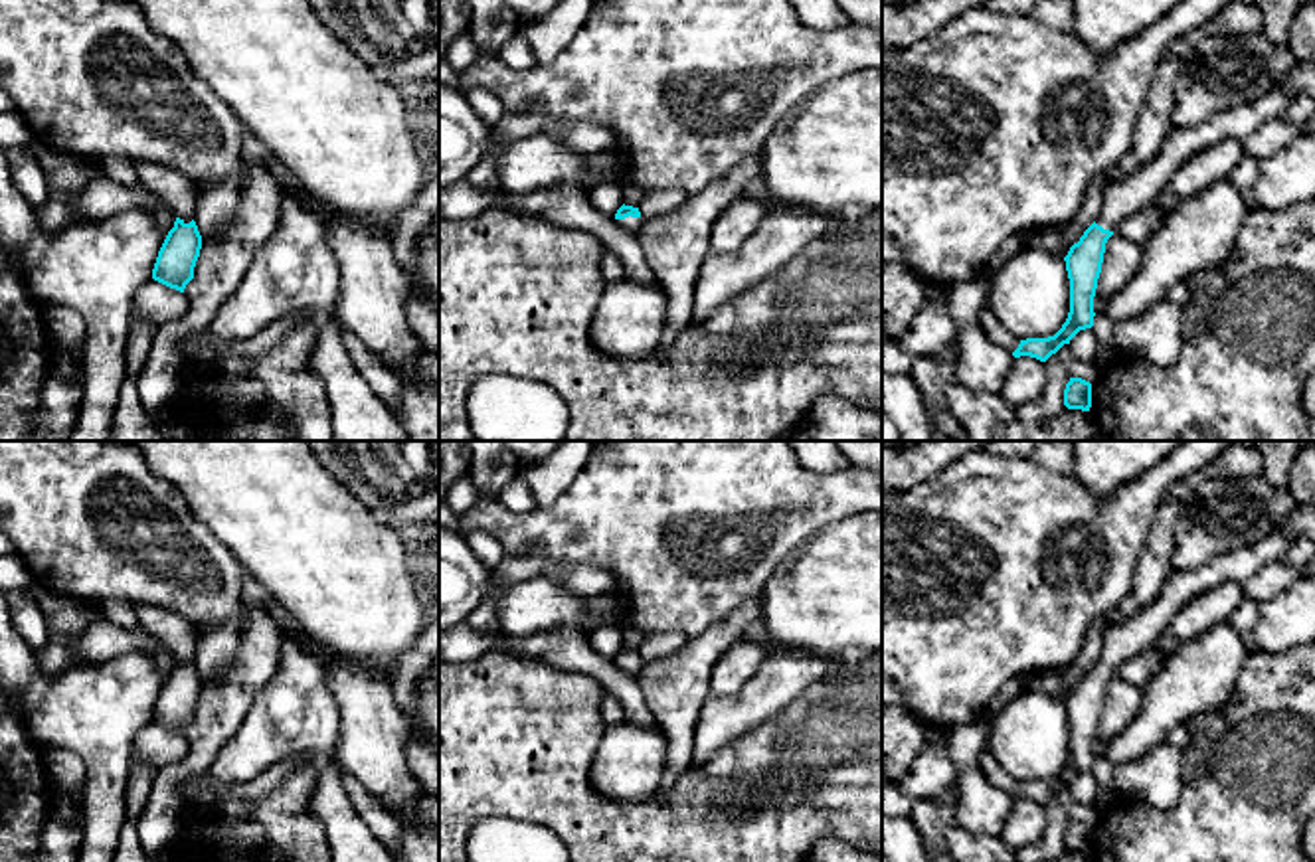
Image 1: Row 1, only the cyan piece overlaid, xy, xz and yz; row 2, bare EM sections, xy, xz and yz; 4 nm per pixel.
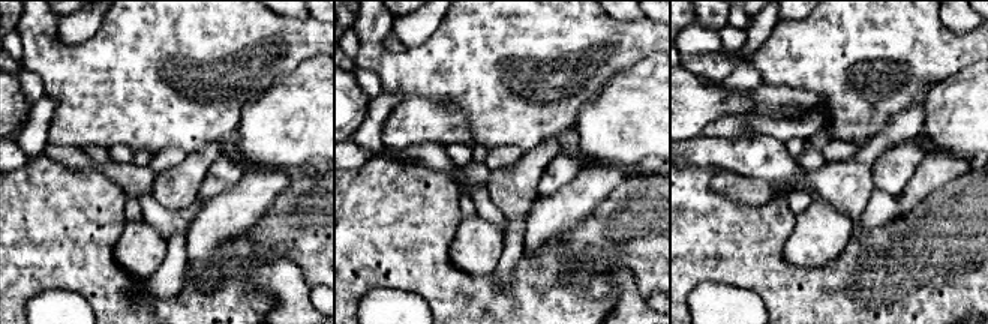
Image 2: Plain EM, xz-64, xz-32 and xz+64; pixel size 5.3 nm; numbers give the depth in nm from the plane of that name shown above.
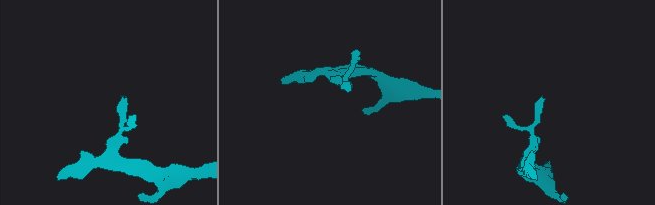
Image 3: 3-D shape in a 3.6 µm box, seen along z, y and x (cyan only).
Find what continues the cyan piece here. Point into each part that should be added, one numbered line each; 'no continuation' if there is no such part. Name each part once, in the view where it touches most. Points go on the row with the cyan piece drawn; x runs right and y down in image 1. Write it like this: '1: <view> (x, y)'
1: xz (629, 224)

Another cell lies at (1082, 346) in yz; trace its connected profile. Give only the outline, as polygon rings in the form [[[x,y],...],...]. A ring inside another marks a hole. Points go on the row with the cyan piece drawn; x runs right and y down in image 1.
[[[1092,328],[1080,330],[1068,344],[1070,354],[1078,362],[1094,362],[1097,354],[1097,340]]]

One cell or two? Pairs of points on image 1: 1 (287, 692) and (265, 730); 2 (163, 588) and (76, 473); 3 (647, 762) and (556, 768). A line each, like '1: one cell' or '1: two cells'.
1: one cell
2: one cell
3: two cells

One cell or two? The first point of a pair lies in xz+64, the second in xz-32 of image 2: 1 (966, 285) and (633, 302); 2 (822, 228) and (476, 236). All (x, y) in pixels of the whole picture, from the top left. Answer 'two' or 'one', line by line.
1: two
2: one

